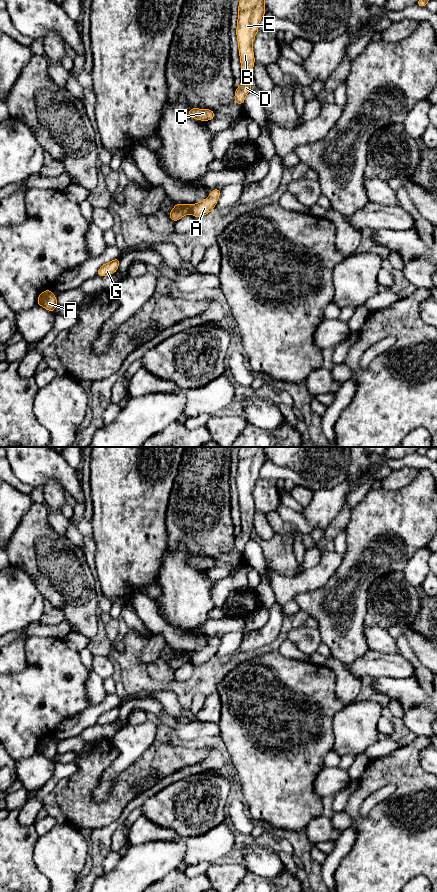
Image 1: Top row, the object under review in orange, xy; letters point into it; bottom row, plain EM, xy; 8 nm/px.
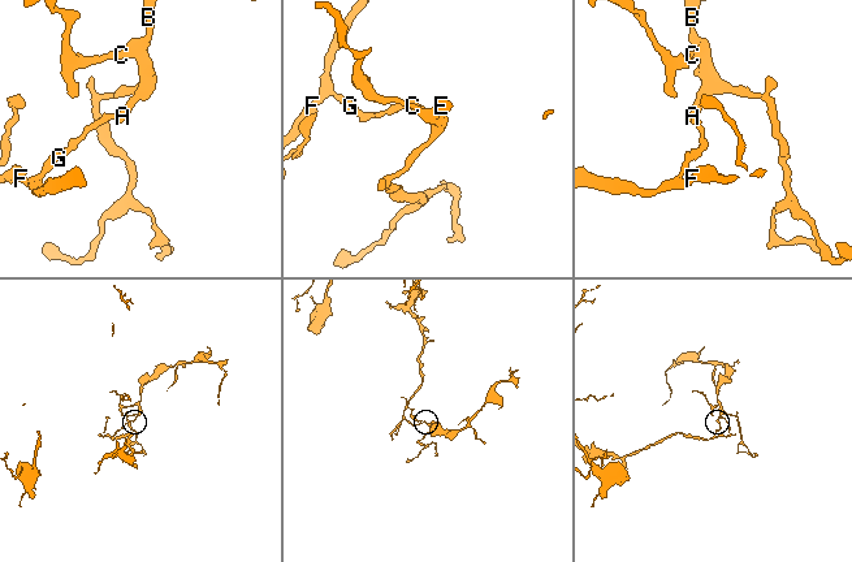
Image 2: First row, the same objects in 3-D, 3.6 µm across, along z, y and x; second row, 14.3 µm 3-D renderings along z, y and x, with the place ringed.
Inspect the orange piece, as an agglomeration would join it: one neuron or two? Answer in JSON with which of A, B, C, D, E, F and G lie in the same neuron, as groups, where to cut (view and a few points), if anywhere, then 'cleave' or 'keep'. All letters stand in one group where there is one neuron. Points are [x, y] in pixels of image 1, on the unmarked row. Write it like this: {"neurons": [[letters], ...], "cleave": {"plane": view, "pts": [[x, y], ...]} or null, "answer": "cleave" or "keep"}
{"neurons": [["A", "B", "C", "D", "E"], ["F", "G"]], "cleave": {"plane": "xy", "pts": [[192, 653], [189, 660]]}, "answer": "cleave"}

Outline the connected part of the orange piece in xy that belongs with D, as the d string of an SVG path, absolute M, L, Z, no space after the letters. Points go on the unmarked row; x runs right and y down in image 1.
M240 447L236 484L241 512L241 532L235 537L234 548L243 553L253 530L255 505L253 489L259 478L259 470L266 462L265 447Z

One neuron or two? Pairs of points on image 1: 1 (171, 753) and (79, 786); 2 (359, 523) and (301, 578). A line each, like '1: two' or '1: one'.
1: one
2: two

